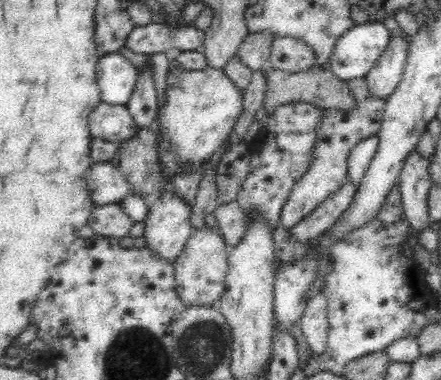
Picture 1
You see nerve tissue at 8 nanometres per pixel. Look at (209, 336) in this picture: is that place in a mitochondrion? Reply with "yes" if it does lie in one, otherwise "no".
yes

